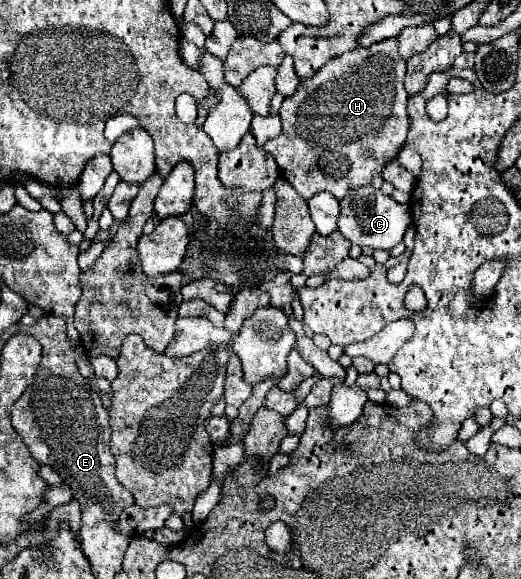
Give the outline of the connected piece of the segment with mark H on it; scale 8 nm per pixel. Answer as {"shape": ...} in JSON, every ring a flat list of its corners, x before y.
{"shape":[[387,38,369,48,357,48,329,60,321,70,299,82,297,92,287,96,281,104,279,116,283,130,277,138,269,140,263,148,275,158,283,178,303,196,313,198,317,192,331,192,341,200,353,186,367,186,375,174,381,174,383,166,391,162,405,144,409,130,407,100,409,94,403,88,405,62,397,52,397,38]]}

